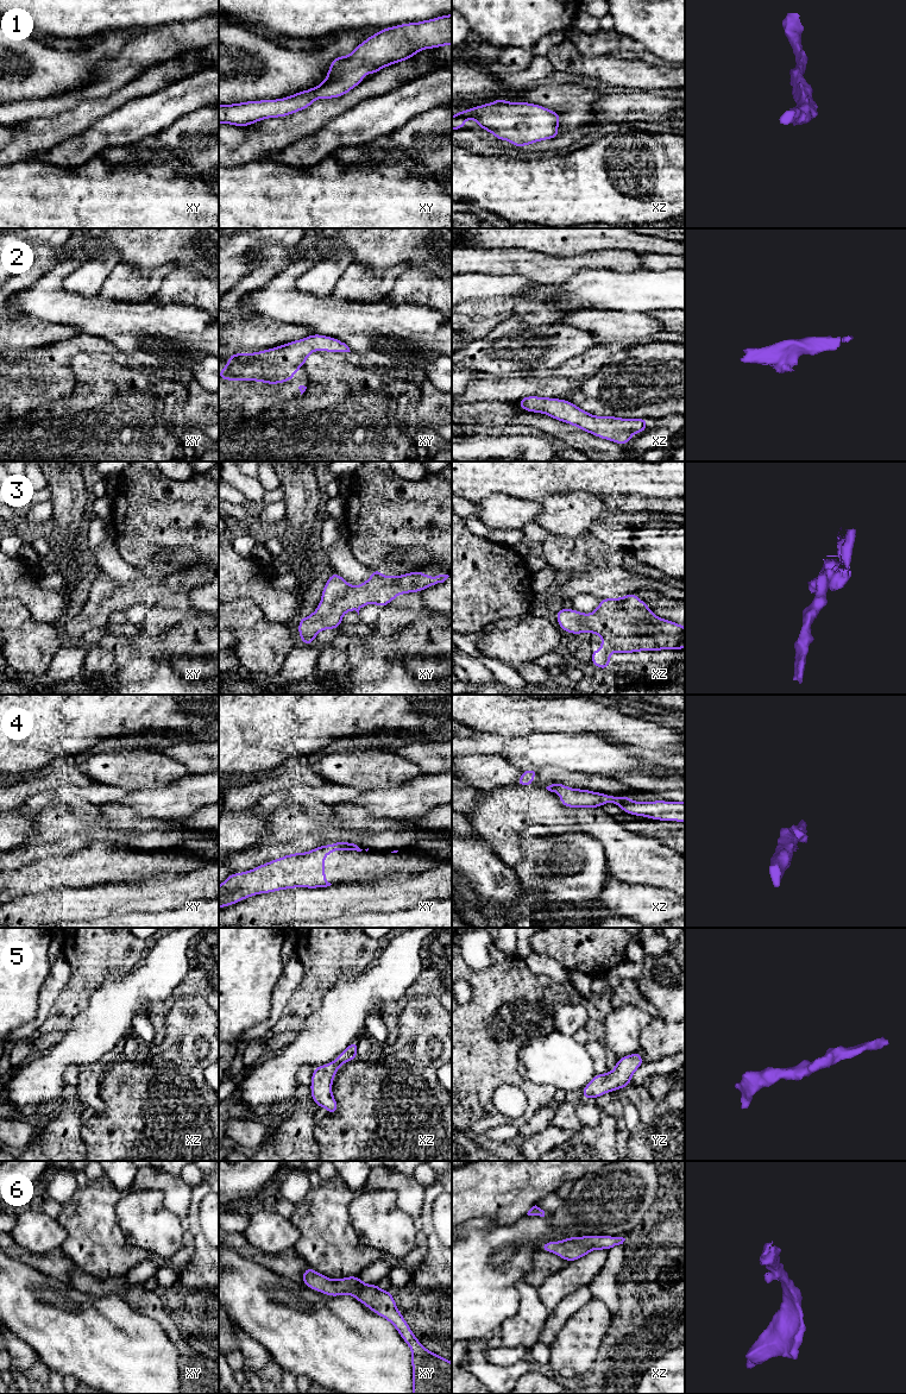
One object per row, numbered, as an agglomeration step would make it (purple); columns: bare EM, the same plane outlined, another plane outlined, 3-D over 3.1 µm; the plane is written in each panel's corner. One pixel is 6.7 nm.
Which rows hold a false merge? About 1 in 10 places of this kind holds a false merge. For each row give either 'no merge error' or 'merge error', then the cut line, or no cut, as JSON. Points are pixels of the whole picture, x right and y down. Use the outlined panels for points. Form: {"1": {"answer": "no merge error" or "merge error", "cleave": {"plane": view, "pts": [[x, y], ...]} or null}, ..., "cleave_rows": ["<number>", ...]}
{"1": {"answer": "no merge error", "cleave": null}, "2": {"answer": "no merge error", "cleave": null}, "3": {"answer": "no merge error", "cleave": null}, "4": {"answer": "no merge error", "cleave": null}, "5": {"answer": "no merge error", "cleave": null}, "6": {"answer": "no merge error", "cleave": null}, "cleave_rows": []}

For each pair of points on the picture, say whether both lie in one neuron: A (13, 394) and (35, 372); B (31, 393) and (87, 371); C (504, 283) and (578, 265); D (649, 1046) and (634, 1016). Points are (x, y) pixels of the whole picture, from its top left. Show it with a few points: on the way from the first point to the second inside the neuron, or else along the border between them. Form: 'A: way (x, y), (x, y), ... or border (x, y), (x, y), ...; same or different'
A: way (18, 389), (30, 377); same
B: border (48, 399), (24, 414); different
C: border (499, 275), (523, 275), (530, 278); different
D: border (653, 1017), (640, 1035), (640, 1048), (637, 1050); different

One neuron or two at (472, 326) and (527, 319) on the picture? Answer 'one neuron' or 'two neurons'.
one neuron

